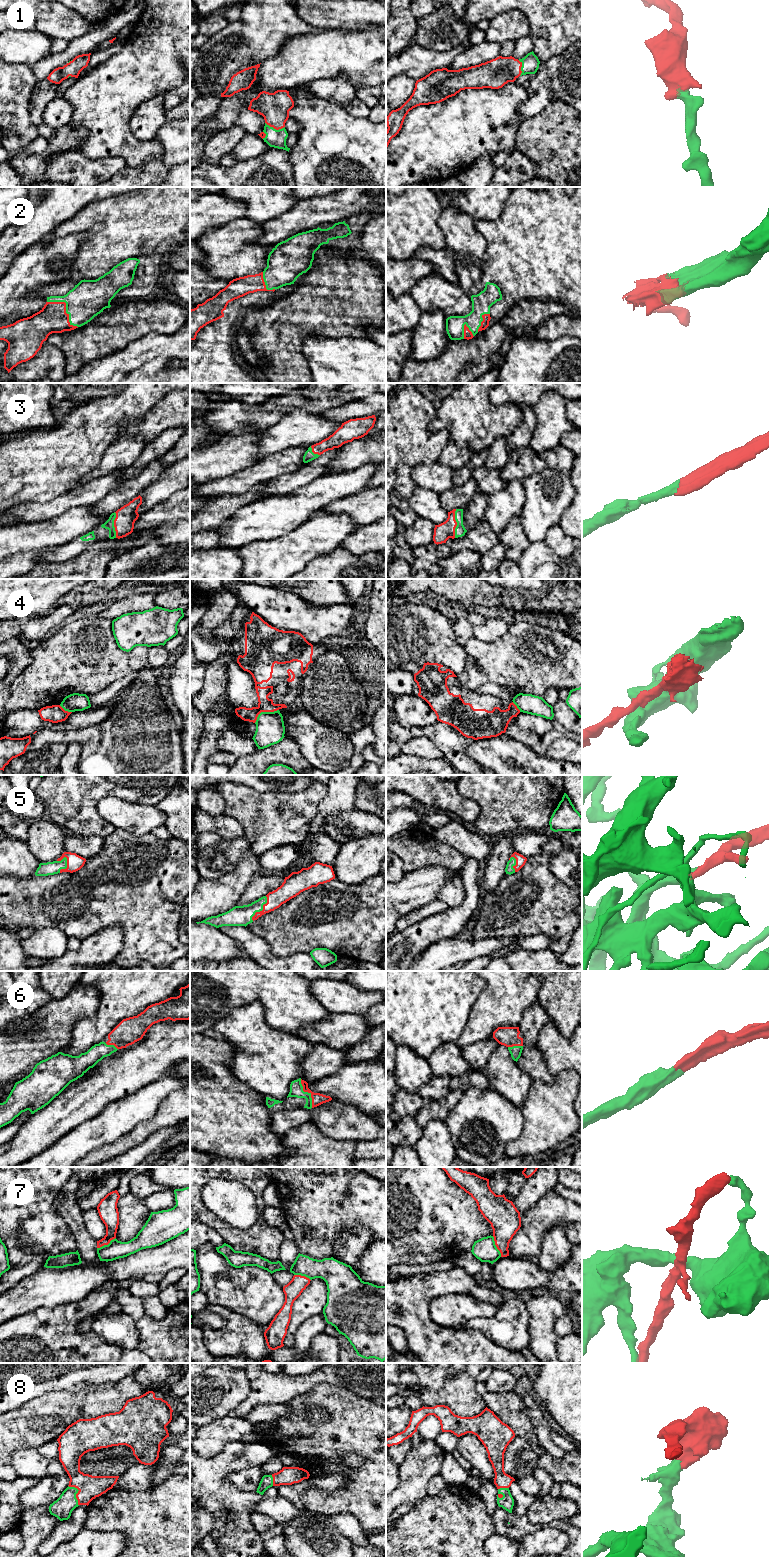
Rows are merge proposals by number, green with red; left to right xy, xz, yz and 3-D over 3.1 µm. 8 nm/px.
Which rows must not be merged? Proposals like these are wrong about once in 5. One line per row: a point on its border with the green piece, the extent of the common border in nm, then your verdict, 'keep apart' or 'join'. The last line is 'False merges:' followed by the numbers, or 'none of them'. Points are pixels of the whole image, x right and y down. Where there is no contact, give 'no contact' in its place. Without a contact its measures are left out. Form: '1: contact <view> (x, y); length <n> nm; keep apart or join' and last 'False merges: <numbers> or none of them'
1: contact xz (275, 129); length 170 nm; join
2: contact xy (66, 308); length 320 nm; join
3: contact yz (457, 523); length 240 nm; join
4: contact xz (264, 712); length 220 nm; keep apart
5: contact xz (261, 910); length 240 nm; join
6: contact xz (307, 1092); length 260 nm; join
7: contact yz (495, 1246); length 180 nm; keep apart
8: contact xy (77, 1492); length 190 nm; join
False merges: 4, 7

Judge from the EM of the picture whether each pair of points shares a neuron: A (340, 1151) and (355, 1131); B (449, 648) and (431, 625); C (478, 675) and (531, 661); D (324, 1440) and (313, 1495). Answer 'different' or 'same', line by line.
A: different
B: same
C: same
D: same

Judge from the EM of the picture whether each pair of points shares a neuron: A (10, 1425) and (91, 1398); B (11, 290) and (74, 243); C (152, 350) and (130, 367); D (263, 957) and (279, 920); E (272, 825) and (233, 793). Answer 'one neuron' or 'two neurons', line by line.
A: one neuron
B: one neuron
C: one neuron
D: two neurons
E: one neuron

